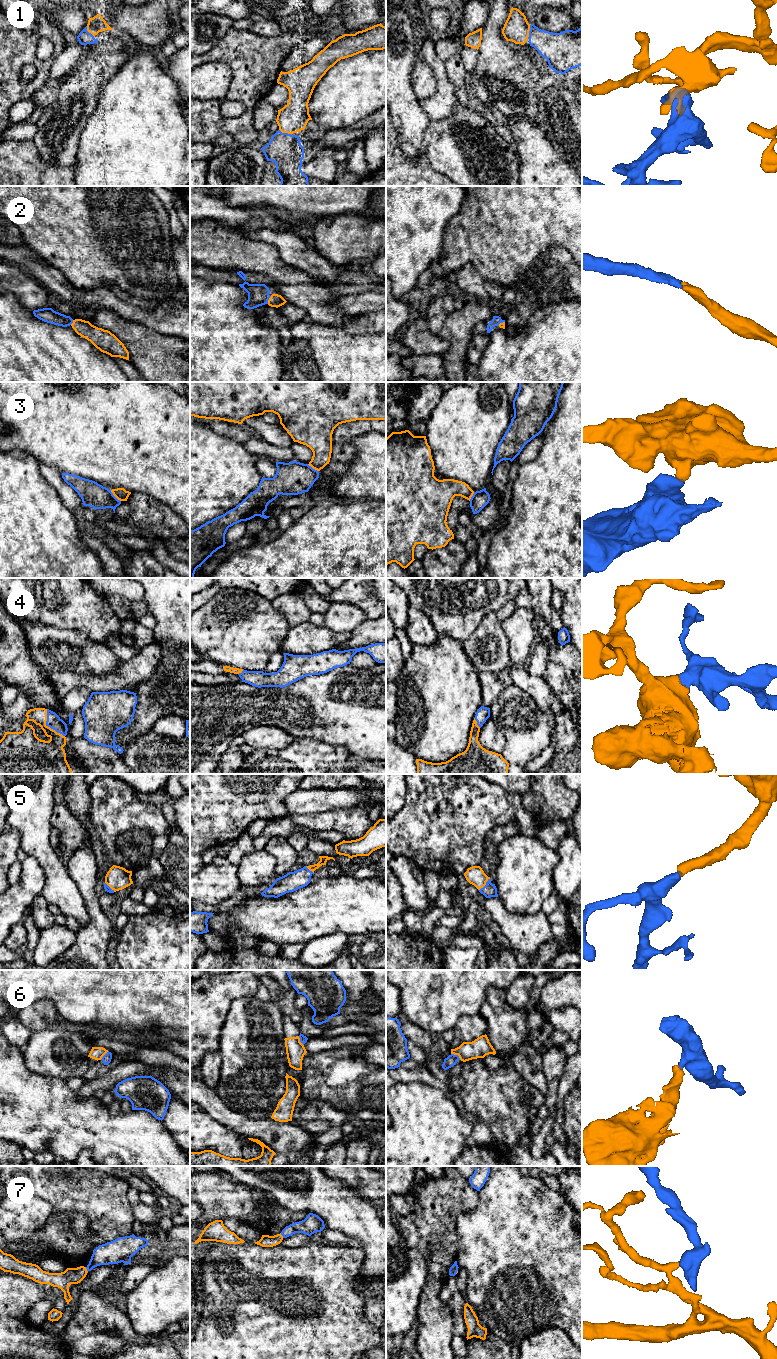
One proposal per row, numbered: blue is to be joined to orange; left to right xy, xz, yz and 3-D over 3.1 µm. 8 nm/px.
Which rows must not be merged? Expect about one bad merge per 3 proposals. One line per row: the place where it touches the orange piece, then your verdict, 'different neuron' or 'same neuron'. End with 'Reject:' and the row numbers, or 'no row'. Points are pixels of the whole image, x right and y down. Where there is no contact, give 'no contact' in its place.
1: yz (529, 30) | same neuron
2: xz (268, 300) | same neuron
3: xy (115, 496) | different neuron
4: xy (47, 726) | same neuron
5: yz (485, 884) | same neuron
6: yz (456, 1054) | different neuron
7: xz (281, 1235) | different neuron
Reject: 3, 6, 7

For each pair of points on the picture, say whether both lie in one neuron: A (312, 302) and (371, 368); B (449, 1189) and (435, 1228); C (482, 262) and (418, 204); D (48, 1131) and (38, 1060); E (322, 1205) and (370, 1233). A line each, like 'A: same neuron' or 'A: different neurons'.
A: different neurons
B: same neuron
C: different neurons
D: different neurons
E: same neuron

